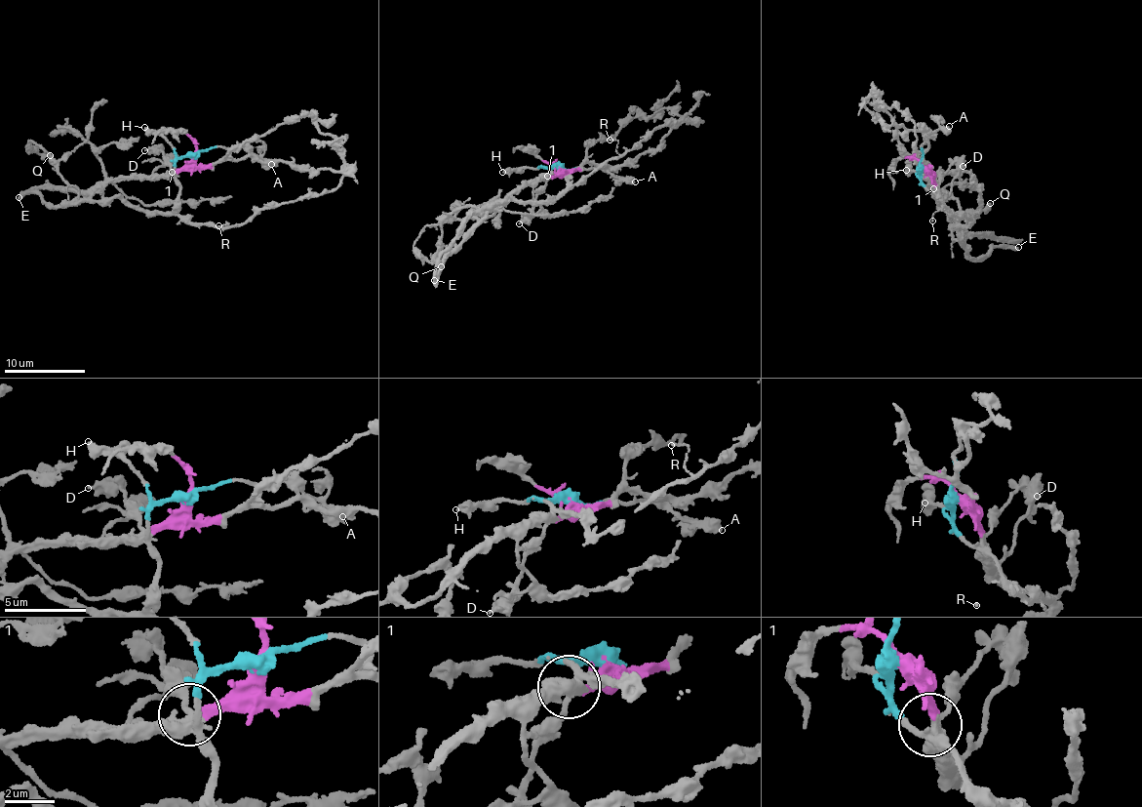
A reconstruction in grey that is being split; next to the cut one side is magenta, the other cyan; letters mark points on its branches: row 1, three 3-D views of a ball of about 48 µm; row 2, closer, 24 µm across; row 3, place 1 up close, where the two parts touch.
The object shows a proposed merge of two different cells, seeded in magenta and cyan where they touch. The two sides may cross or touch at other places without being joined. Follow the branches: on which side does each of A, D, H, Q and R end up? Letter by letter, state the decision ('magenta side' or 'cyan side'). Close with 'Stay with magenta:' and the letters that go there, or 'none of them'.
A: cyan side
D: cyan side
H: cyan side
Q: cyan side
R: cyan side
Stay with magenta: none of them

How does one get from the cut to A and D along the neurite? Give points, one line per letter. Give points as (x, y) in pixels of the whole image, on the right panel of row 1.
A: (921, 167), (924, 138), (928, 131), (949, 126)
D: (921, 167), (919, 175), (930, 191), (940, 182), (940, 176), (954, 164), (963, 166)

